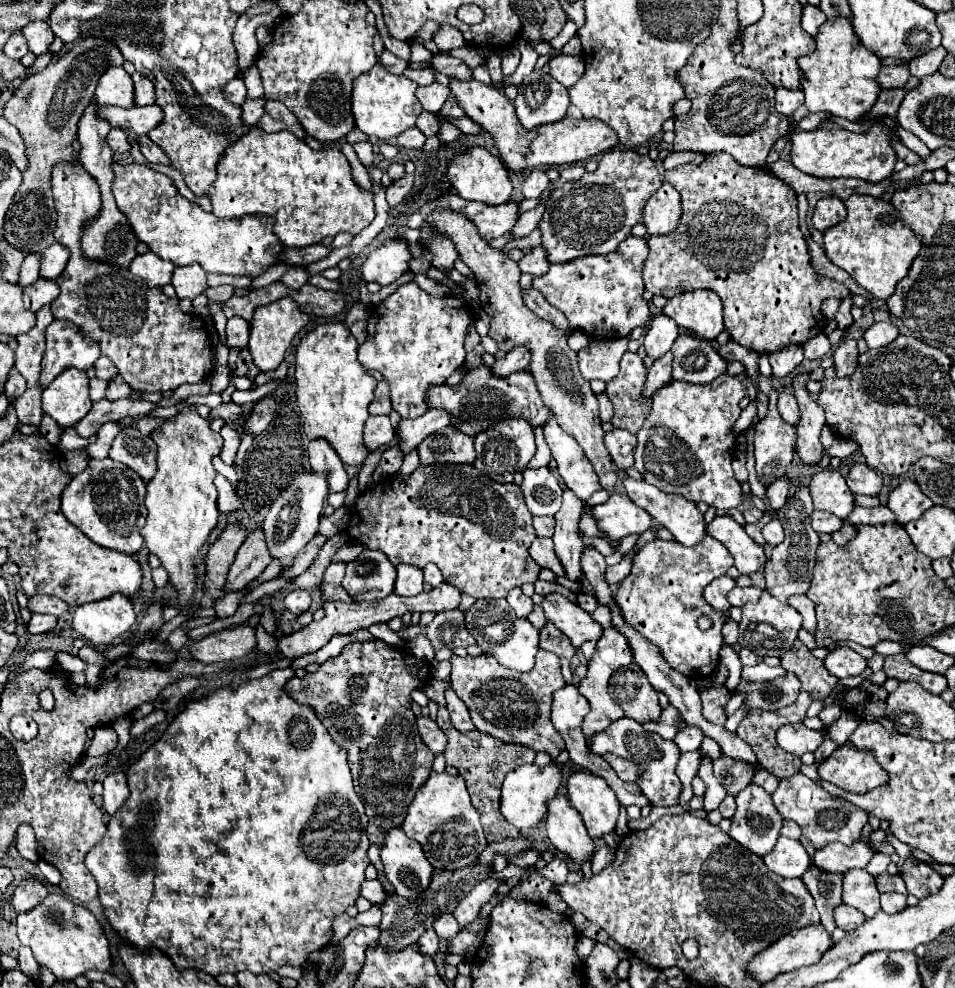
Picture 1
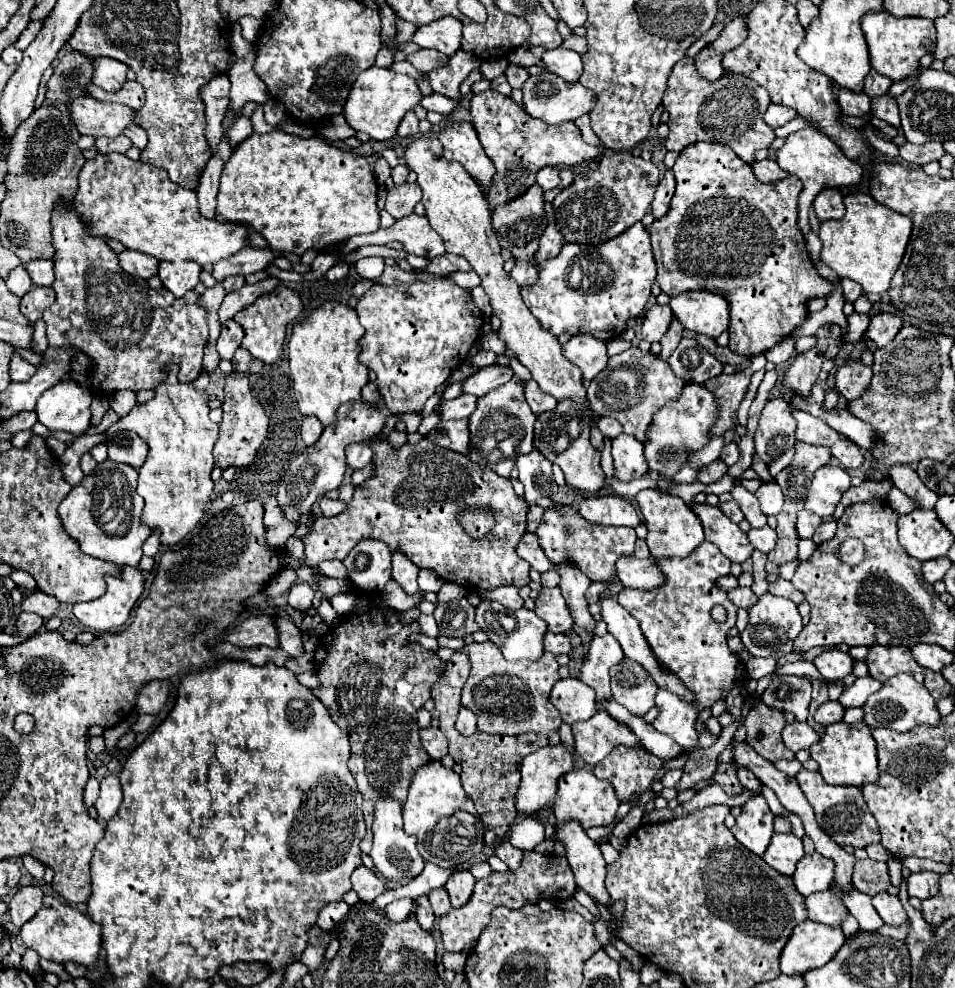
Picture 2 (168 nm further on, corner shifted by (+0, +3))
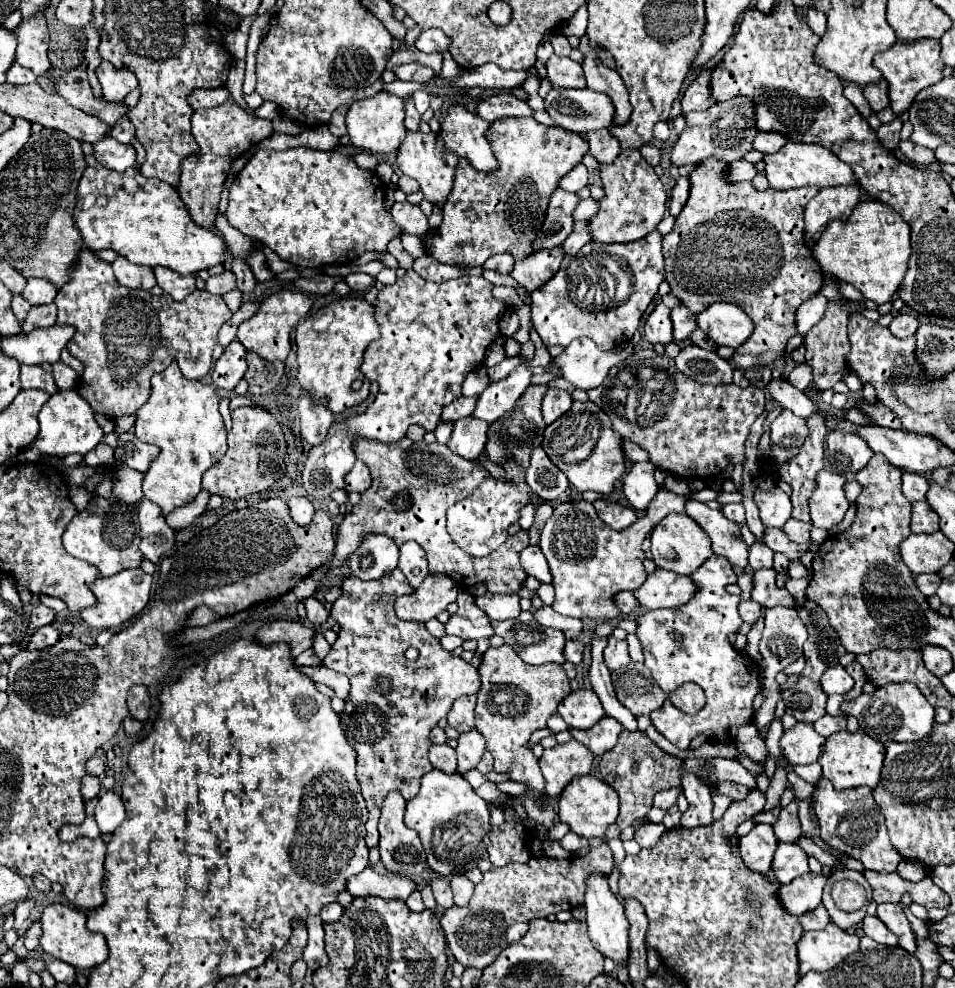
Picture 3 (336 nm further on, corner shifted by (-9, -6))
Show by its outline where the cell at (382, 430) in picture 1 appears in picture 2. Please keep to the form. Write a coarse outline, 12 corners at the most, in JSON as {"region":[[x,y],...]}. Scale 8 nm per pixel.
{"region":[[372,439],[348,445],[346,461],[362,469],[372,461]]}

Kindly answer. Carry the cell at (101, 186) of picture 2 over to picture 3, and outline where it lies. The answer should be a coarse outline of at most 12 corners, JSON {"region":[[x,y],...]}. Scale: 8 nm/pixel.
{"region":[[87,166],[73,222],[91,252],[197,274],[225,242],[177,190]]}

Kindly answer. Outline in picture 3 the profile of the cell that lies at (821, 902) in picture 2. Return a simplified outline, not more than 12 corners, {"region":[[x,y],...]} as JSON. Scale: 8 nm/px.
{"region":[[823,904],[799,918],[803,932],[823,930],[829,914]]}

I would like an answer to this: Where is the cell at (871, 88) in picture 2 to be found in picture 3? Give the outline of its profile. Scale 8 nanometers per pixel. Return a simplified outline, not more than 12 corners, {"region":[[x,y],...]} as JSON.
{"region":[[887,82],[863,86],[873,112],[889,106]]}

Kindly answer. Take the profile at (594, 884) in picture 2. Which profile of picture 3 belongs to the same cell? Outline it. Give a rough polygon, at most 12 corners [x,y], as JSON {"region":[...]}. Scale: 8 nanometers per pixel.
{"region":[[607,878],[587,882],[593,946],[617,966],[629,964],[629,922]]}

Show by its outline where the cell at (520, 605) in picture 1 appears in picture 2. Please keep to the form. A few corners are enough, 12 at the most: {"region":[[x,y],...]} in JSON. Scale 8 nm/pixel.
{"region":[[512,585],[480,591],[482,599],[500,601],[506,609],[524,607],[524,599]]}

